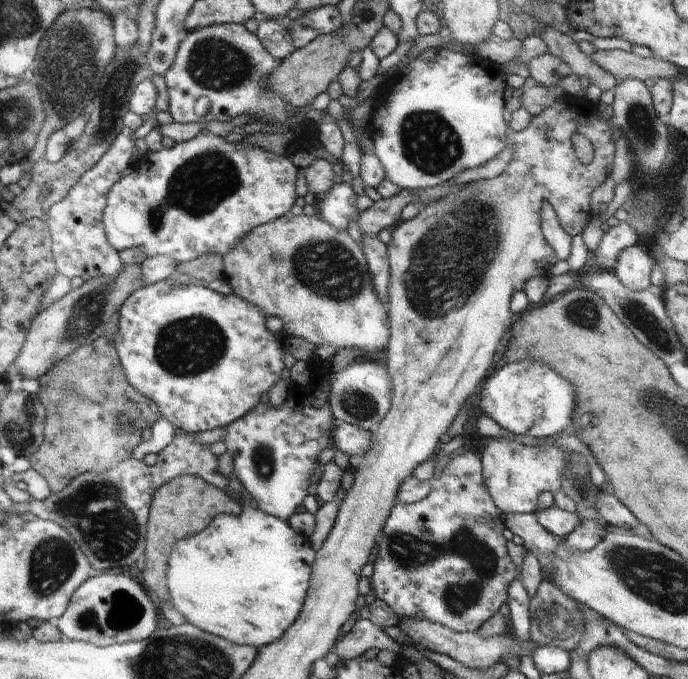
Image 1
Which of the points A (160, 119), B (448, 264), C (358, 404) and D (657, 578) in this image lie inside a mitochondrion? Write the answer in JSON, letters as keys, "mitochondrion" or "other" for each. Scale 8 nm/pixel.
{"A":"other","B":"mitochondrion","C":"mitochondrion","D":"mitochondrion"}

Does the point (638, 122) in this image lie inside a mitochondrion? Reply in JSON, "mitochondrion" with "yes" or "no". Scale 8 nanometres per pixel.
{"mitochondrion":"yes"}

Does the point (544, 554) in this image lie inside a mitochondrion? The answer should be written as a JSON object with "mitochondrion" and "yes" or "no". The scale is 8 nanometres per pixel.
{"mitochondrion":"no"}

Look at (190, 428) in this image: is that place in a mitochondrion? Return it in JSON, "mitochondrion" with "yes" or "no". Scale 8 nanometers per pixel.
{"mitochondrion":"no"}

